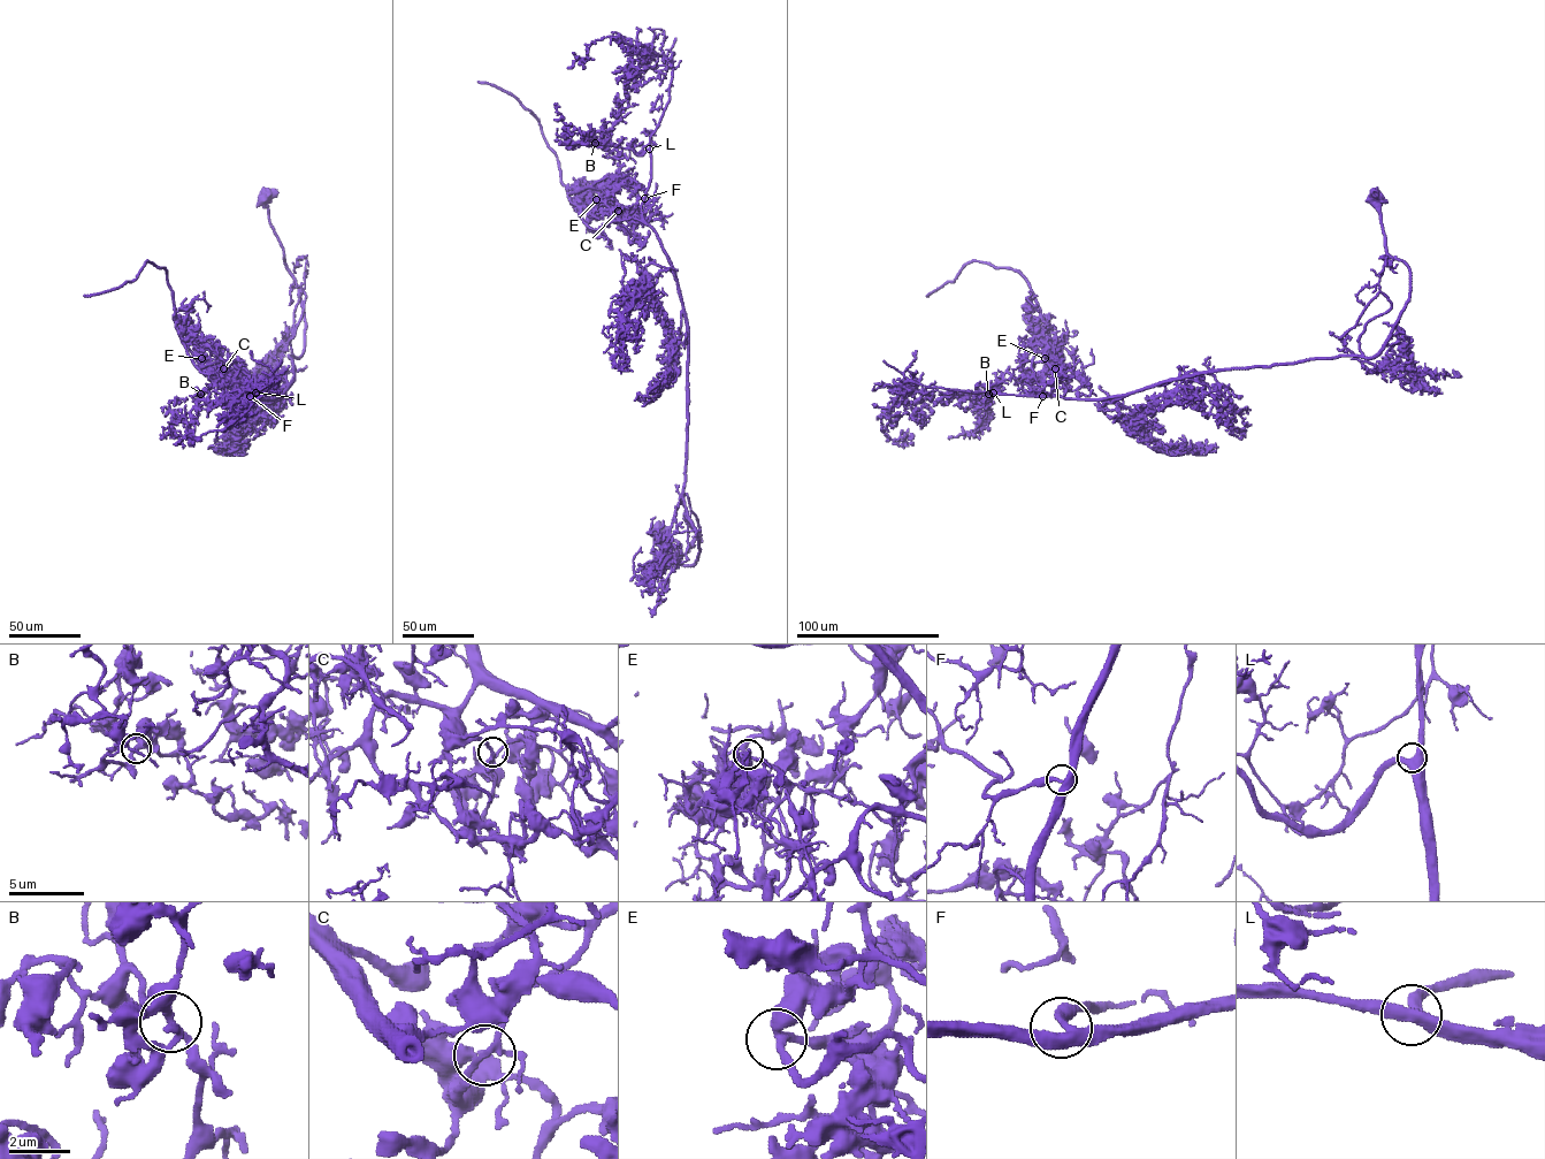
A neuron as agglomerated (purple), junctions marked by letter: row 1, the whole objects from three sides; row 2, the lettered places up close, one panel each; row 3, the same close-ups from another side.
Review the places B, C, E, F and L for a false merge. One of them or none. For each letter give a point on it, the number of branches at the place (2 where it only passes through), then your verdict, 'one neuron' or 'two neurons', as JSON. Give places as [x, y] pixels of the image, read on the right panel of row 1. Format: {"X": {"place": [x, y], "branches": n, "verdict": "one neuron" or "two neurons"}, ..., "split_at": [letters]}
{"B": {"place": [988, 394], "branches": 3, "verdict": "one neuron"}, "C": {"place": [1055, 368], "branches": 3, "verdict": "two neurons"}, "E": {"place": [1045, 358], "branches": 3, "verdict": "one neuron"}, "F": {"place": [1042, 396], "branches": 3, "verdict": "one neuron"}, "L": {"place": [993, 393], "branches": 3, "verdict": "one neuron"}, "split_at": ["C"]}

